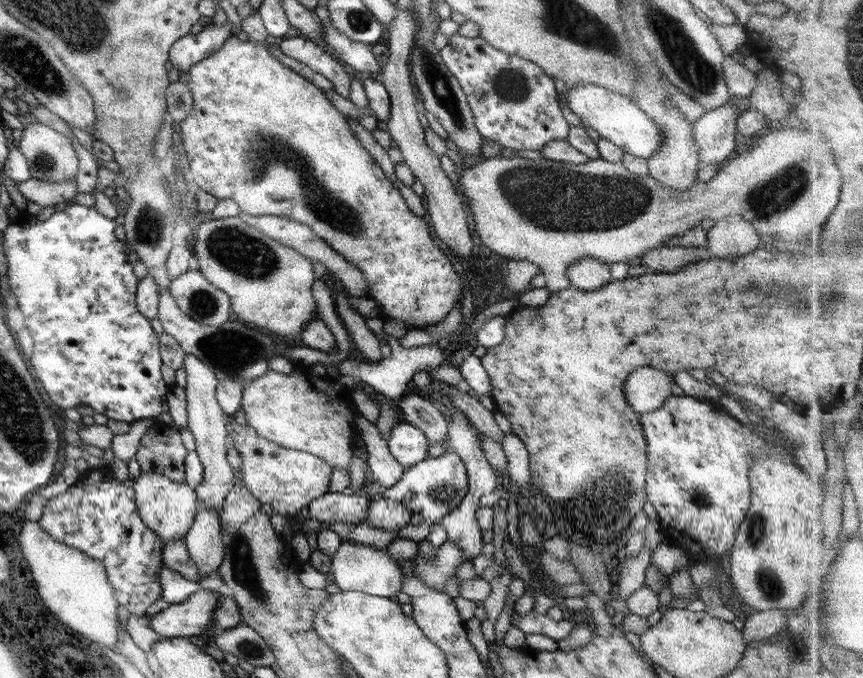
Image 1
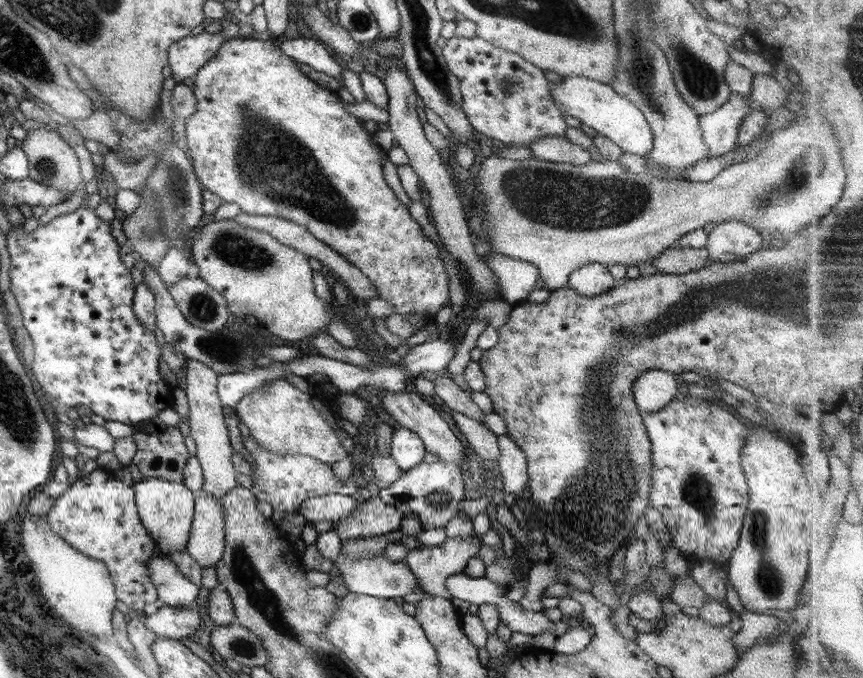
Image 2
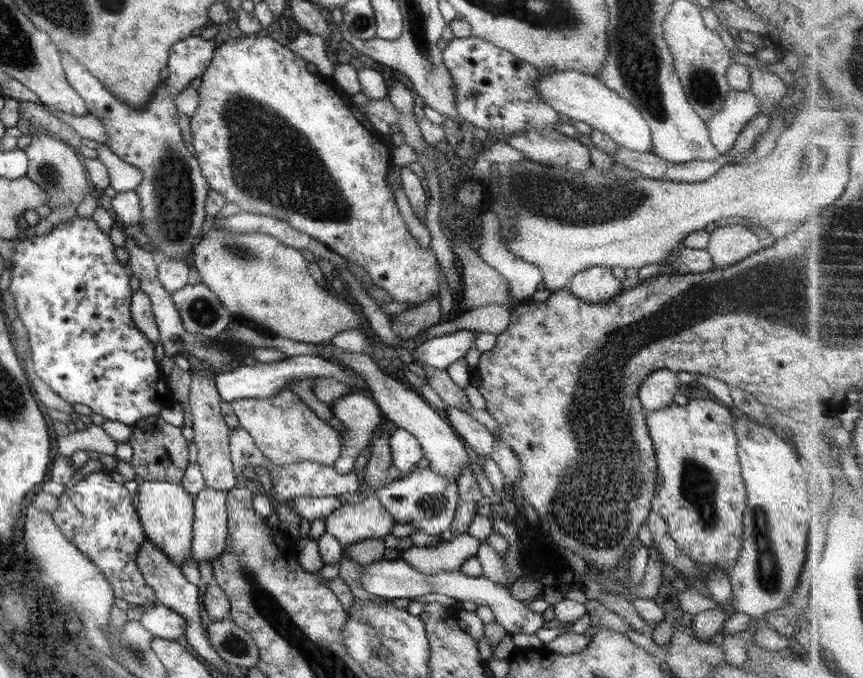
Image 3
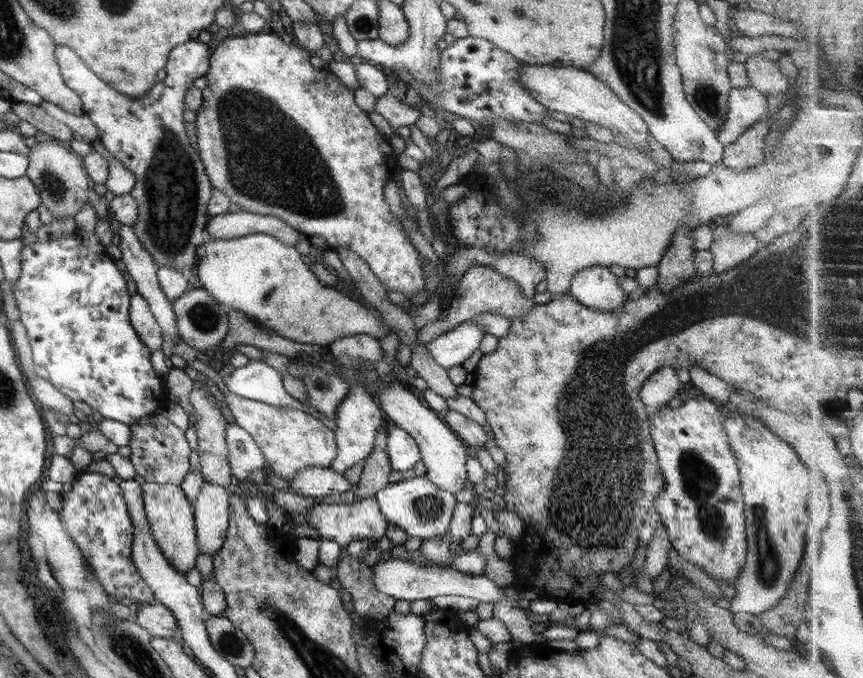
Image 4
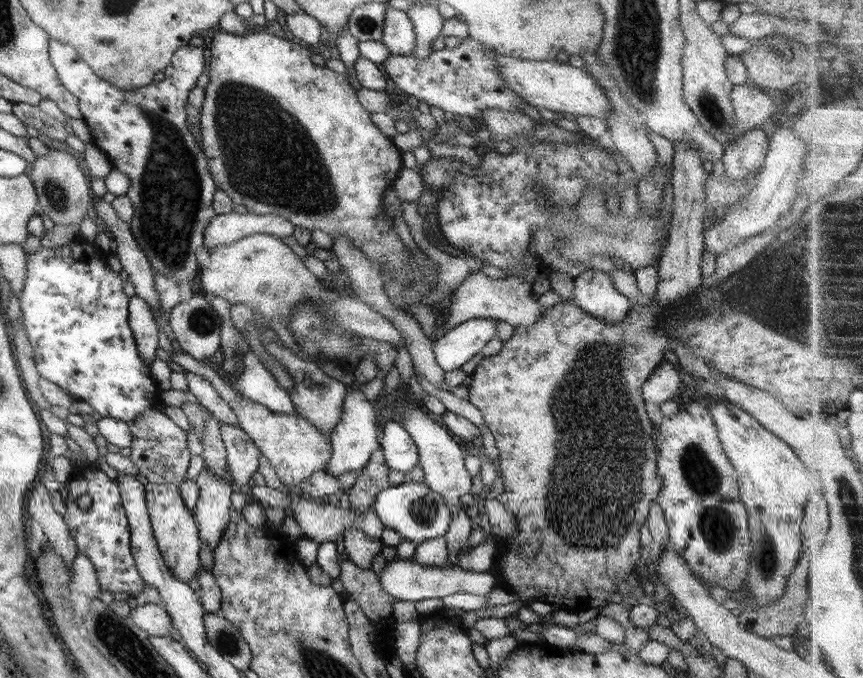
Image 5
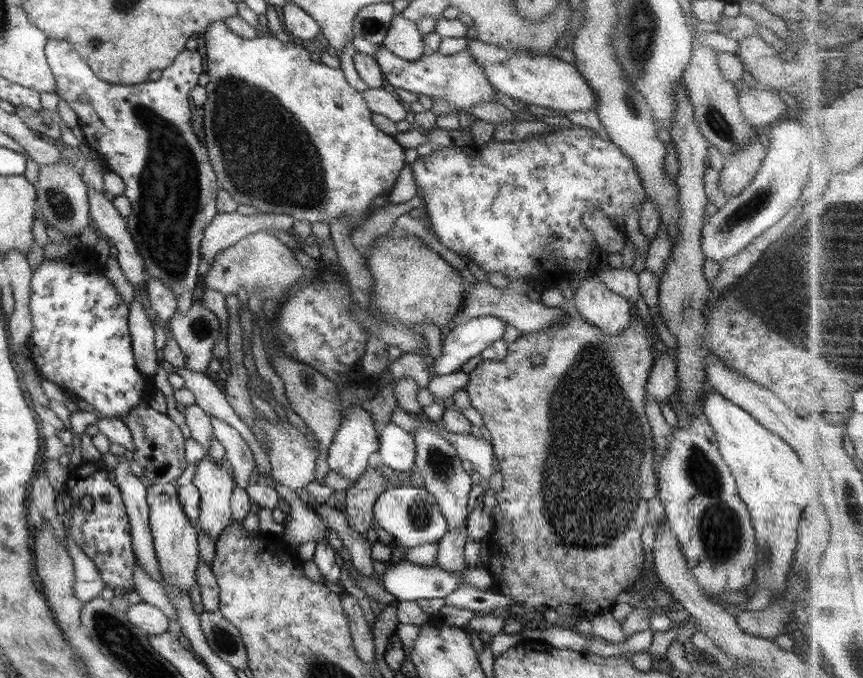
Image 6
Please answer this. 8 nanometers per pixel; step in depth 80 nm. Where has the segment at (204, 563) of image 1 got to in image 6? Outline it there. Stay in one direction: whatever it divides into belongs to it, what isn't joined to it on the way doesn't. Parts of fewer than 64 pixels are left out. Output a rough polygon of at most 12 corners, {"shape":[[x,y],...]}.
{"shape":[[205,455],[190,484],[198,530],[216,540],[230,524],[233,478]]}

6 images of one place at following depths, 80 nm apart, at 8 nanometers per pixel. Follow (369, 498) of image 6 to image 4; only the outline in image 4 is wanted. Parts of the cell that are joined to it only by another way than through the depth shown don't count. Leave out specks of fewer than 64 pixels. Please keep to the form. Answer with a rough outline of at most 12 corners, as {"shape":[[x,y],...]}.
{"shape":[[375,448],[364,459],[357,500],[387,487],[392,470],[386,452]]}

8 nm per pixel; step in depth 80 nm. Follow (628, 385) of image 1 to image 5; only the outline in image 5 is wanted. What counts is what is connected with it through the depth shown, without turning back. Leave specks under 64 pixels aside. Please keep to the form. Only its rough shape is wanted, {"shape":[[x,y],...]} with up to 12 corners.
{"shape":[[663,360],[643,384],[644,403],[660,406],[679,388],[678,372]]}

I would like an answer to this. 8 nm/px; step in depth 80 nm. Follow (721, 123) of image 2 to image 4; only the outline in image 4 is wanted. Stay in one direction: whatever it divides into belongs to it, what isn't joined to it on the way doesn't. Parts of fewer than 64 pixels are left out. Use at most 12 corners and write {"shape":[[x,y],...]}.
{"shape":[[751,86],[730,88],[722,147],[767,119],[765,97]]}

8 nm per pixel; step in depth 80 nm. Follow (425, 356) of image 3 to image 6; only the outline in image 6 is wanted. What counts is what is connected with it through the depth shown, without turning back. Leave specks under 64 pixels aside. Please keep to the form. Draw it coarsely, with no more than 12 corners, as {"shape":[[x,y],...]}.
{"shape":[[493,315],[454,325],[433,373],[459,371],[500,340],[505,321]]}

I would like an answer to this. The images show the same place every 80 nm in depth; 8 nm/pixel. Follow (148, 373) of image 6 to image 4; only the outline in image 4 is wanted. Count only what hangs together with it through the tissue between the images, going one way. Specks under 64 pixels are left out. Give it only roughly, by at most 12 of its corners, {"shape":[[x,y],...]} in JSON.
{"shape":[[130,296],[131,328],[149,354],[161,349],[162,332],[146,300]]}

